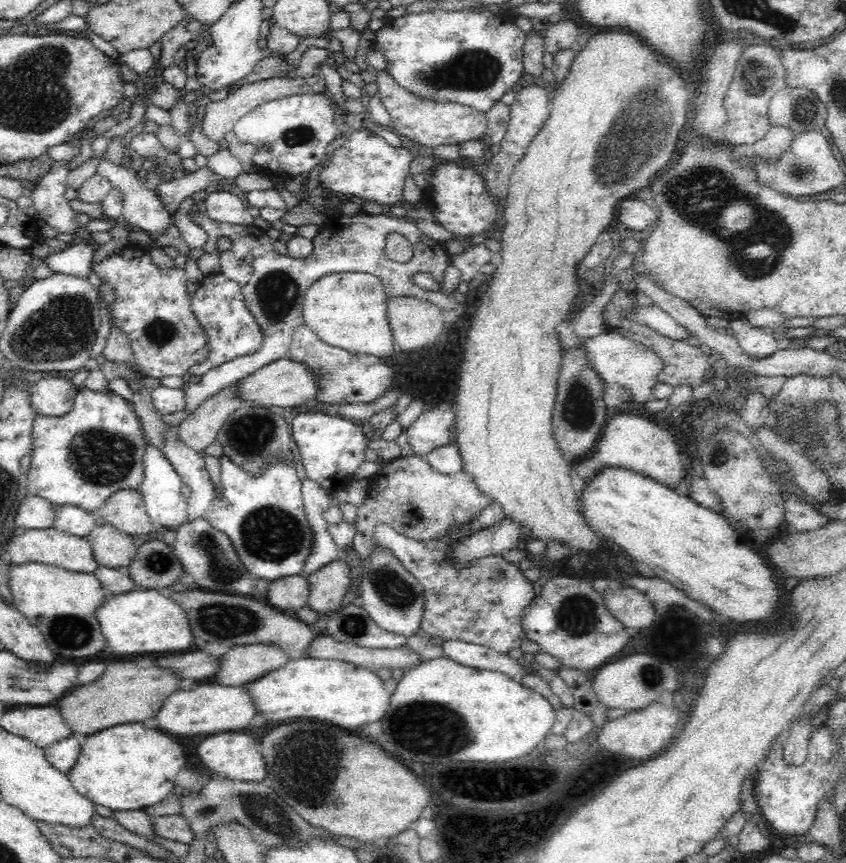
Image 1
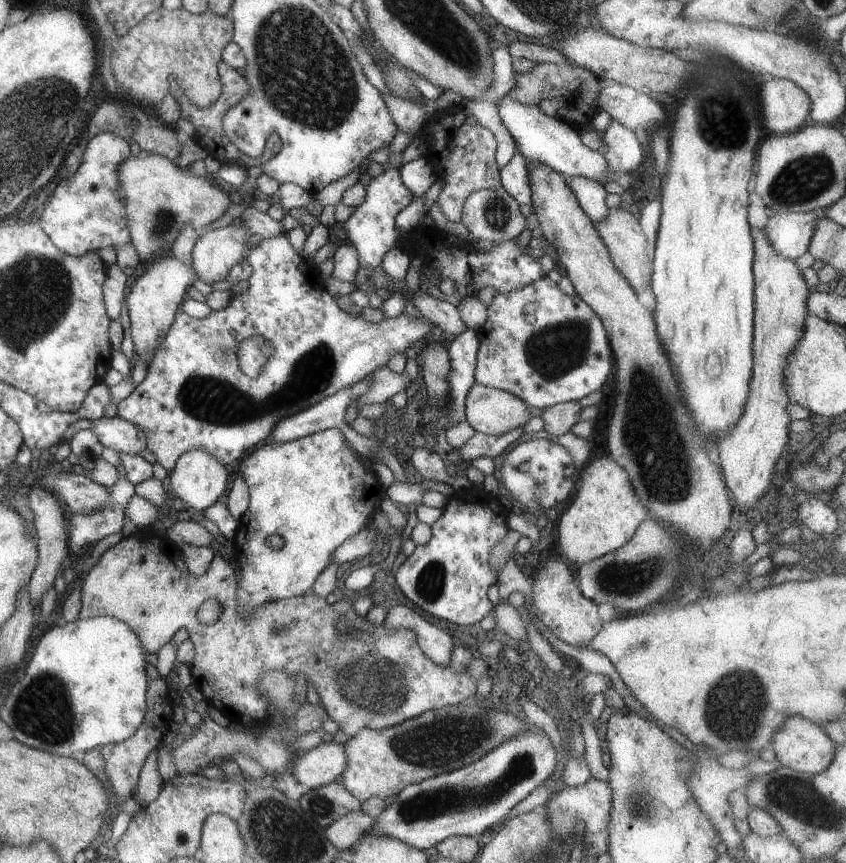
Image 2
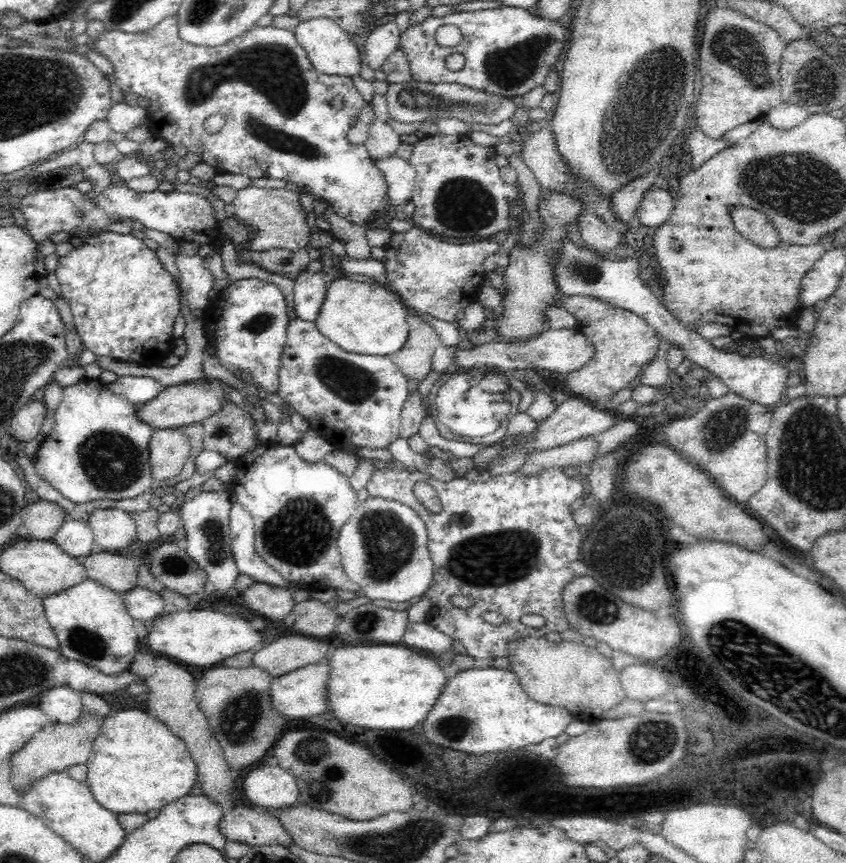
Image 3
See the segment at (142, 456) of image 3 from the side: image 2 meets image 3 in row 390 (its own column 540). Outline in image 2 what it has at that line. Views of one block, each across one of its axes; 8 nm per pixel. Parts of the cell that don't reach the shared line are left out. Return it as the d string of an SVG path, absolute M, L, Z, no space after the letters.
M537 63L529 72L516 74L515 84L508 93L517 102L534 106L557 121L570 122L577 132L583 132L586 126L592 126L592 116L600 110L597 96L609 83L577 65Z

